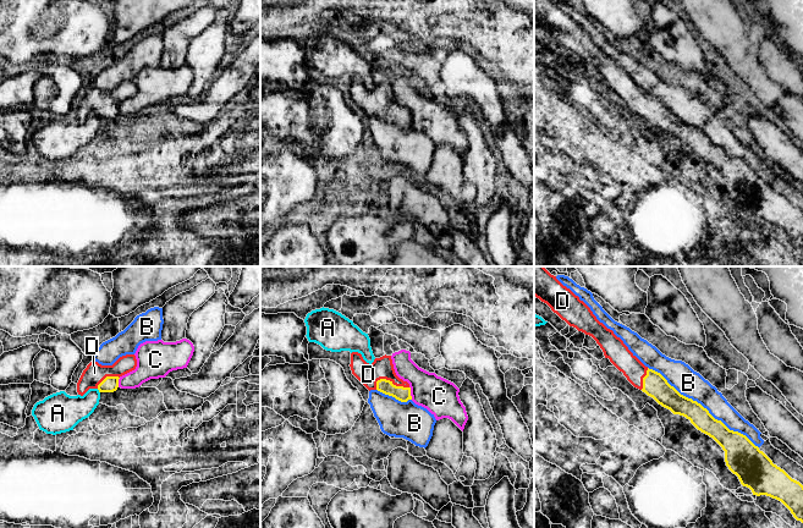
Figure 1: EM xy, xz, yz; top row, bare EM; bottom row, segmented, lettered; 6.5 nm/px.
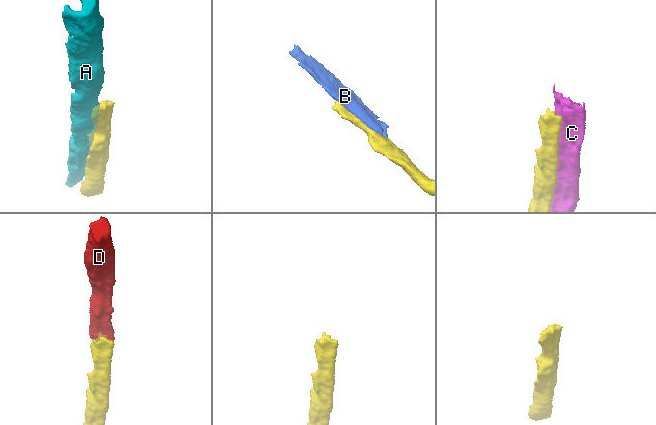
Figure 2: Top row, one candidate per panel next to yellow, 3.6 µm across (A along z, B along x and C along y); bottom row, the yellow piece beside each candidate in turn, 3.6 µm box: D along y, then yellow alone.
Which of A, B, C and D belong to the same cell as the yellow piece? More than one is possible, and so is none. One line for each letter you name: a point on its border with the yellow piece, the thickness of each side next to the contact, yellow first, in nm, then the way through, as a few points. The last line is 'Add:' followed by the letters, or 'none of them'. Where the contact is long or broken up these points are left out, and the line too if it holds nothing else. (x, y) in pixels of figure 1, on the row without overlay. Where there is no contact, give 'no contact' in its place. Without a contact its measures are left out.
D: contact xz (391, 109); calibres 100 and 140 nm; way xz (402, 120), (391, 109), (380, 102), (368, 100)
Add: D

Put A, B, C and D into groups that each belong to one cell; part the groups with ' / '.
A / B / C / D

